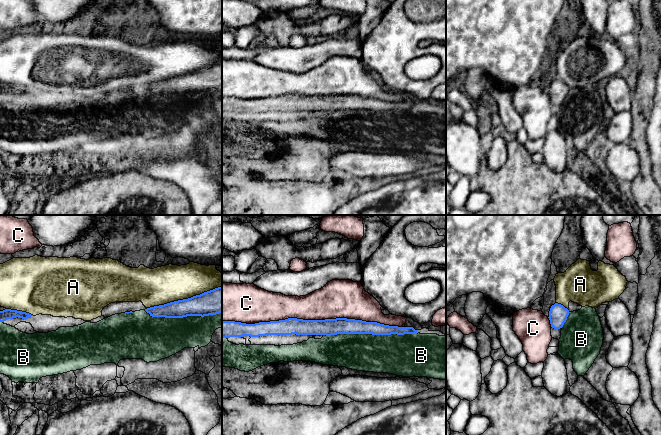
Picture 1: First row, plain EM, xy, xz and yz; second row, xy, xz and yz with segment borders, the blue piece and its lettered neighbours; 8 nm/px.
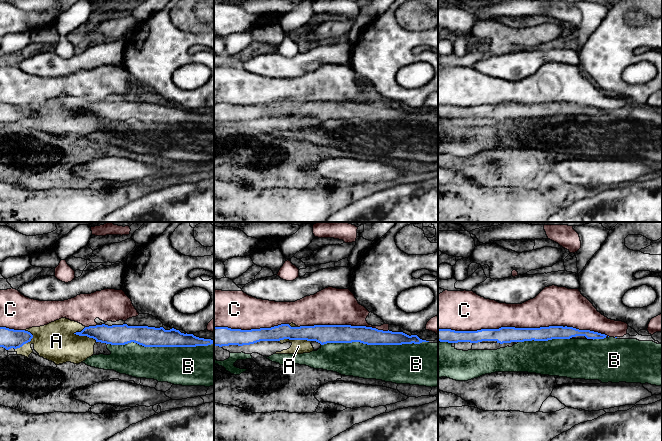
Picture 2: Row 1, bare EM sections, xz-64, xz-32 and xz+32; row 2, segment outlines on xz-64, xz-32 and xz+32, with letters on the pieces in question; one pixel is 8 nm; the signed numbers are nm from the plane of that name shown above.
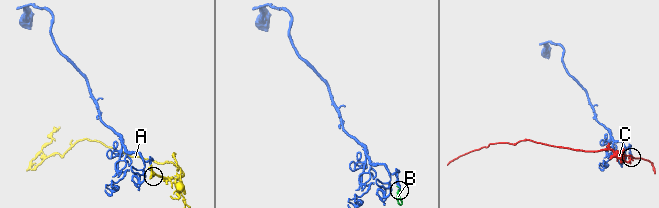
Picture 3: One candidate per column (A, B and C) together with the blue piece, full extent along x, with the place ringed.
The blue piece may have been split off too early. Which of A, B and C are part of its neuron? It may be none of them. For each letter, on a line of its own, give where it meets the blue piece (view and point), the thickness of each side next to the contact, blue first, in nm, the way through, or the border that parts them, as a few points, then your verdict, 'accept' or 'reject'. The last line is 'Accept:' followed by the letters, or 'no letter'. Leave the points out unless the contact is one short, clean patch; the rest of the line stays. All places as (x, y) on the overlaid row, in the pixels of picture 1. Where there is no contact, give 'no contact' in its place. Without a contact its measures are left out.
A: xy (184, 299) | 200/300 nm | reject
B: xz (369, 333) | 130/320 nm | accept
C: xz (313, 320) | 140/300 nm | reject
Accept: B

